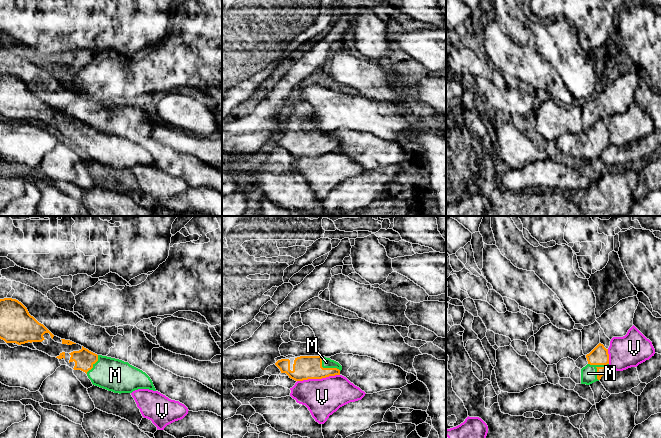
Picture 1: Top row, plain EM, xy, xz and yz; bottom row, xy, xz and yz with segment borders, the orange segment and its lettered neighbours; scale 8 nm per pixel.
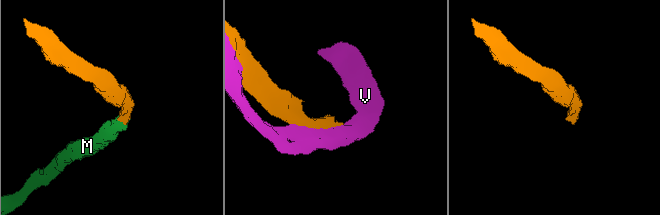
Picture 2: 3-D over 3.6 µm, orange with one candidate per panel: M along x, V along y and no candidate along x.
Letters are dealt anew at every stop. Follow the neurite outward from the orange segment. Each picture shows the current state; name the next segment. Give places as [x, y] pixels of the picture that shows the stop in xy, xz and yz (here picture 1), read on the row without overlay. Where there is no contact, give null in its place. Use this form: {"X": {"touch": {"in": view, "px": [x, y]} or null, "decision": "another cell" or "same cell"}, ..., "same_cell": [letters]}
{"M": {"touch": {"in": "yz", "px": [597, 145]}, "decision": "same cell"}, "V": {"touch": {"in": "xz", "px": [318, 154]}, "decision": "another cell"}, "same_cell": ["M"]}

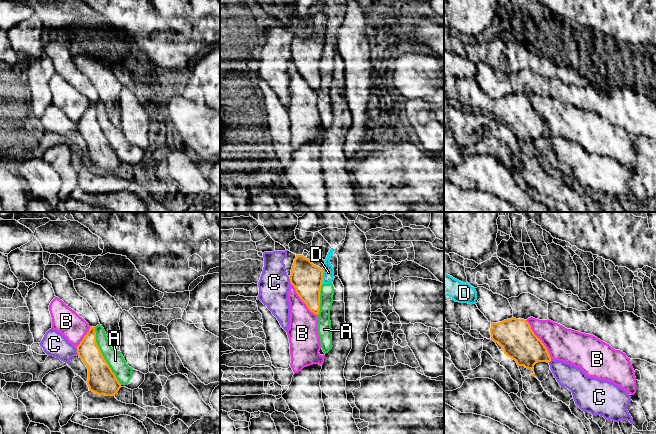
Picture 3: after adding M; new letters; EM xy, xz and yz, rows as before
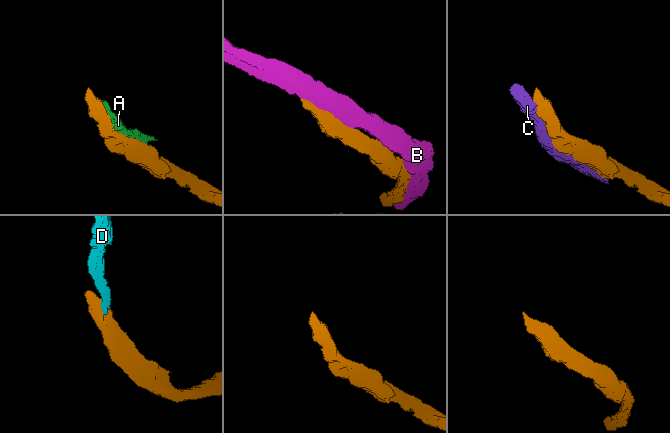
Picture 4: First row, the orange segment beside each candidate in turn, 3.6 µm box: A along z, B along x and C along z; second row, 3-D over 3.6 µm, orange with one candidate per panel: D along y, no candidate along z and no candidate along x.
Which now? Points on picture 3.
{"A": {"touch": {"in": "xy", "px": [102, 132]}, "decision": "another cell"}, "B": {"touch": {"in": "yz", "px": [539, 115]}, "decision": "another cell"}, "C": {"touch": {"in": "xy", "px": [77, 127]}, "decision": "another cell"}, "D": {"touch": {"in": "xz", "px": [322, 52]}, "decision": "another cell"}, "same_cell": []}

